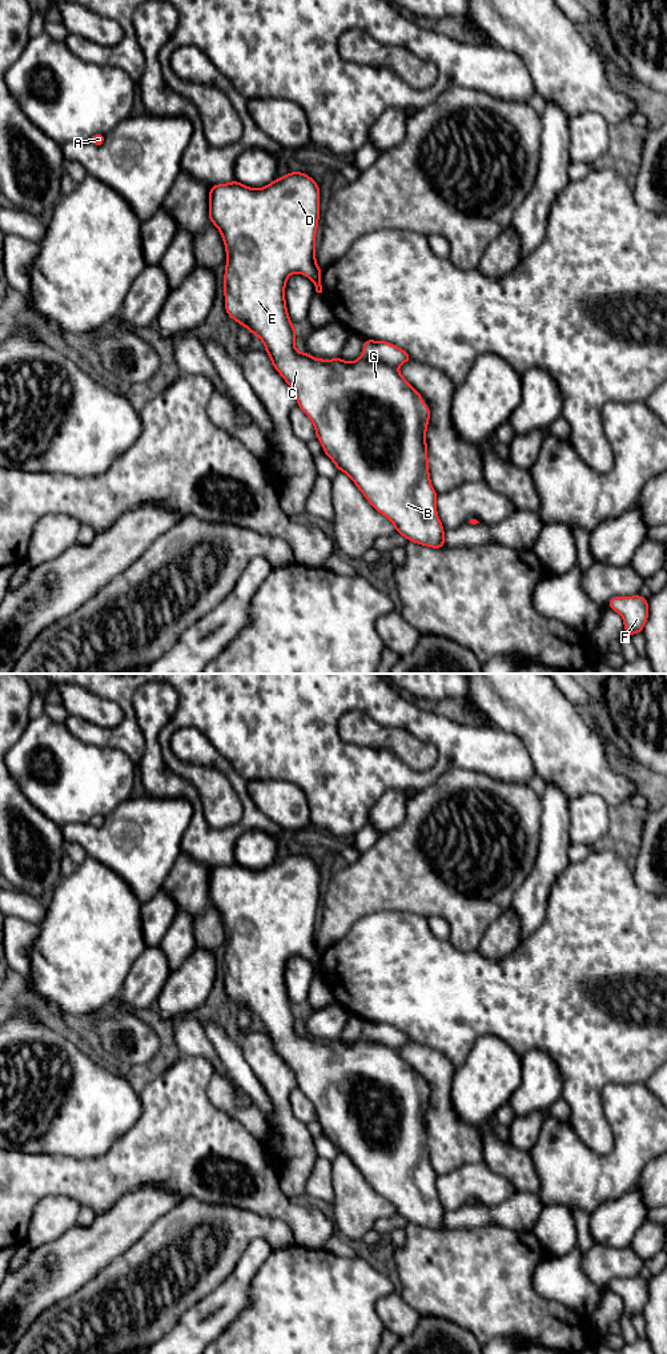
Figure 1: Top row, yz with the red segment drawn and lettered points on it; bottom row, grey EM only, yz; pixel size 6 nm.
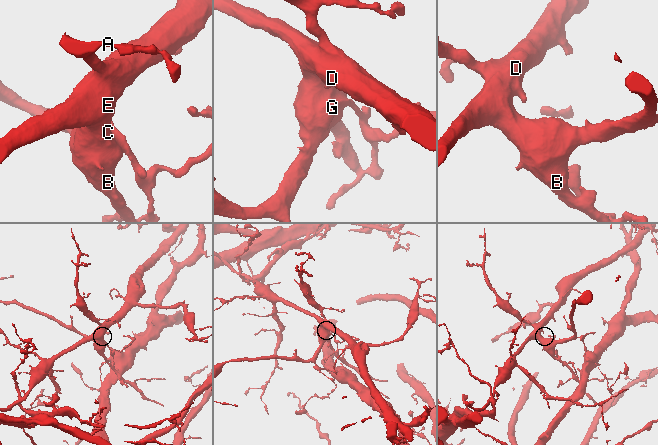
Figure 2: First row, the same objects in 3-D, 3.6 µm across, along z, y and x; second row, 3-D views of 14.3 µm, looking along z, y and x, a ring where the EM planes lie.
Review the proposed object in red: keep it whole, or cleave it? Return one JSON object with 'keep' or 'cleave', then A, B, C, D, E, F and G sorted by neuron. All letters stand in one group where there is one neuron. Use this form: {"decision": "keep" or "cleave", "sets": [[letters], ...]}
{"decision": "cleave", "sets": [["A", "B", "C", "D", "E", "G"], ["F"]]}

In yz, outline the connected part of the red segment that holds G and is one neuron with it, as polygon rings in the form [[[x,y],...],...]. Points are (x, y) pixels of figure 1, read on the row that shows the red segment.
[[[289,172],[261,189],[245,186],[236,180],[210,186],[209,218],[220,230],[226,249],[225,310],[230,318],[261,338],[272,365],[294,390],[298,407],[312,419],[324,454],[334,462],[338,471],[345,471],[371,506],[389,518],[395,531],[407,541],[442,549],[446,546],[445,529],[437,514],[438,494],[430,482],[426,446],[430,409],[422,402],[421,394],[401,375],[397,366],[363,355],[354,362],[345,362],[339,357],[318,359],[306,351],[298,353],[294,347],[297,332],[288,316],[285,284],[290,274],[300,273],[313,281],[317,293],[322,293],[322,270],[317,265],[314,250],[318,217],[320,186],[304,172]]]

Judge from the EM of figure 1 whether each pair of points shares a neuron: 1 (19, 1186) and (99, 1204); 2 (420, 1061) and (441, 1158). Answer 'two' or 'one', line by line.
1: one
2: one

